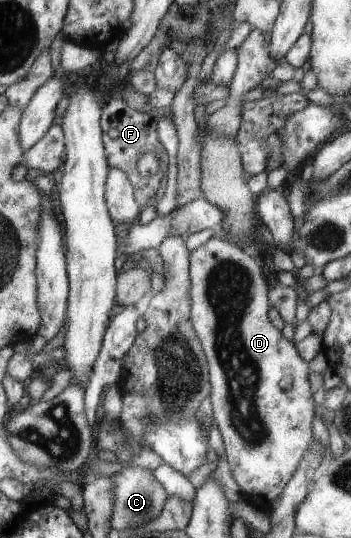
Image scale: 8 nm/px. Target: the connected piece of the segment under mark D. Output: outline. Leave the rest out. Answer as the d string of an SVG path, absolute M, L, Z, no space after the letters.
M210 238L197 246L195 250L188 252L188 276L191 278L191 322L192 328L196 332L196 336L200 338L200 344L203 346L205 357L208 360L208 380L212 382L212 392L209 394L209 402L213 408L213 418L223 440L223 448L227 457L229 471L241 493L245 490L255 490L255 492L279 492L284 491L288 485L287 480L292 479L293 472L300 464L301 456L307 451L311 443L311 418L315 414L313 408L313 398L311 398L311 390L309 390L309 382L307 382L307 362L299 357L295 350L294 343L286 340L279 329L267 318L267 286L265 280L261 276L259 266L255 264L255 256L252 253L239 249L234 244L229 244L225 240L215 240Z

